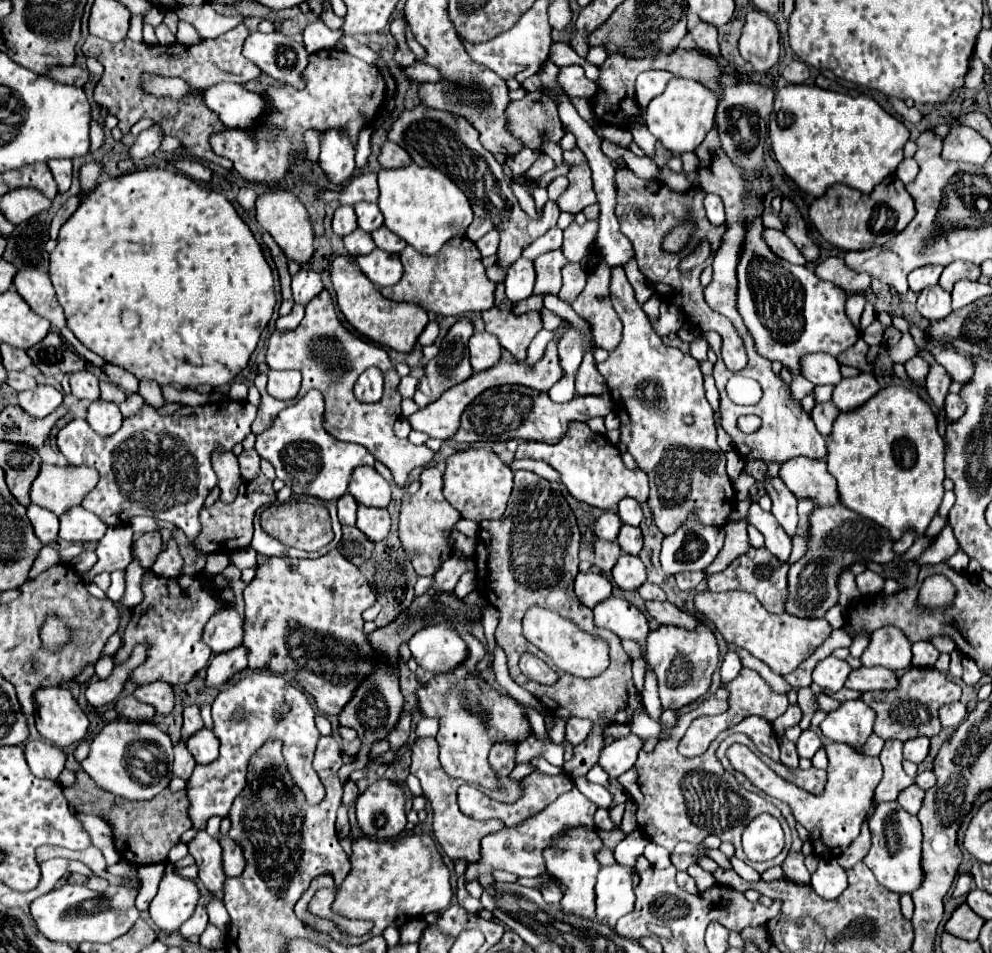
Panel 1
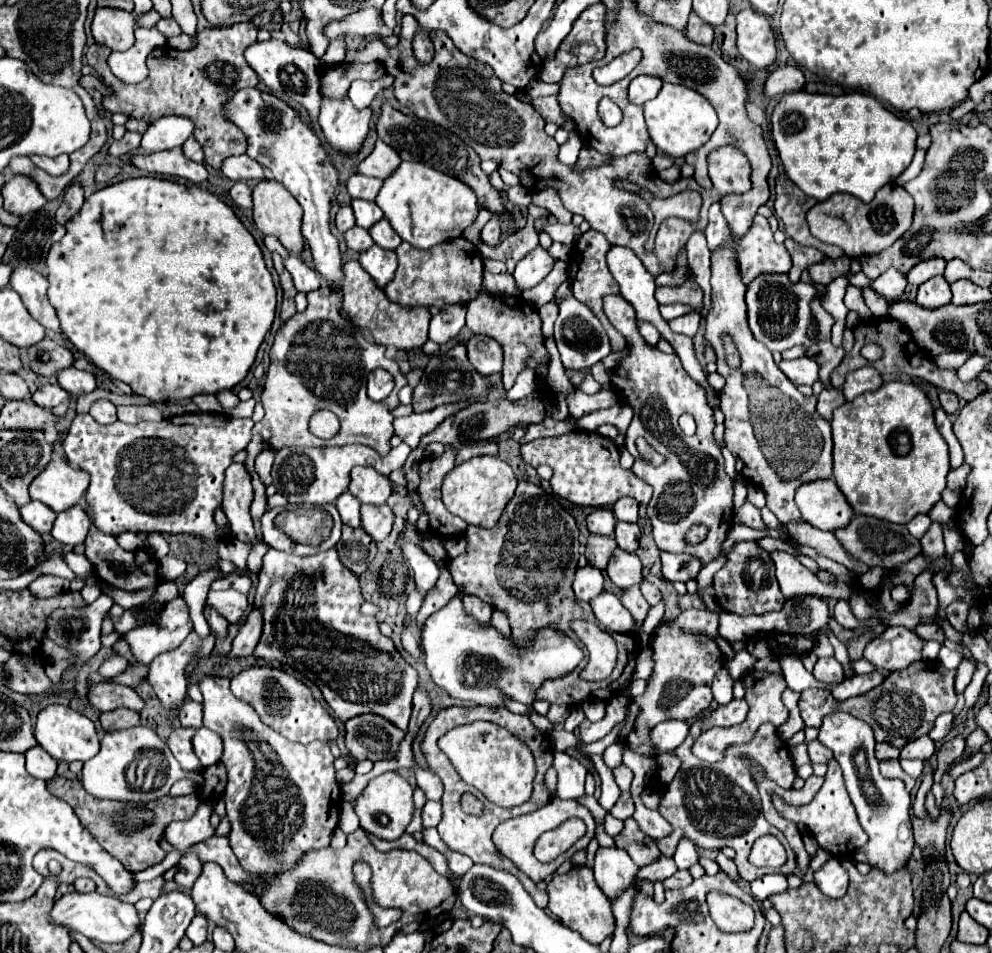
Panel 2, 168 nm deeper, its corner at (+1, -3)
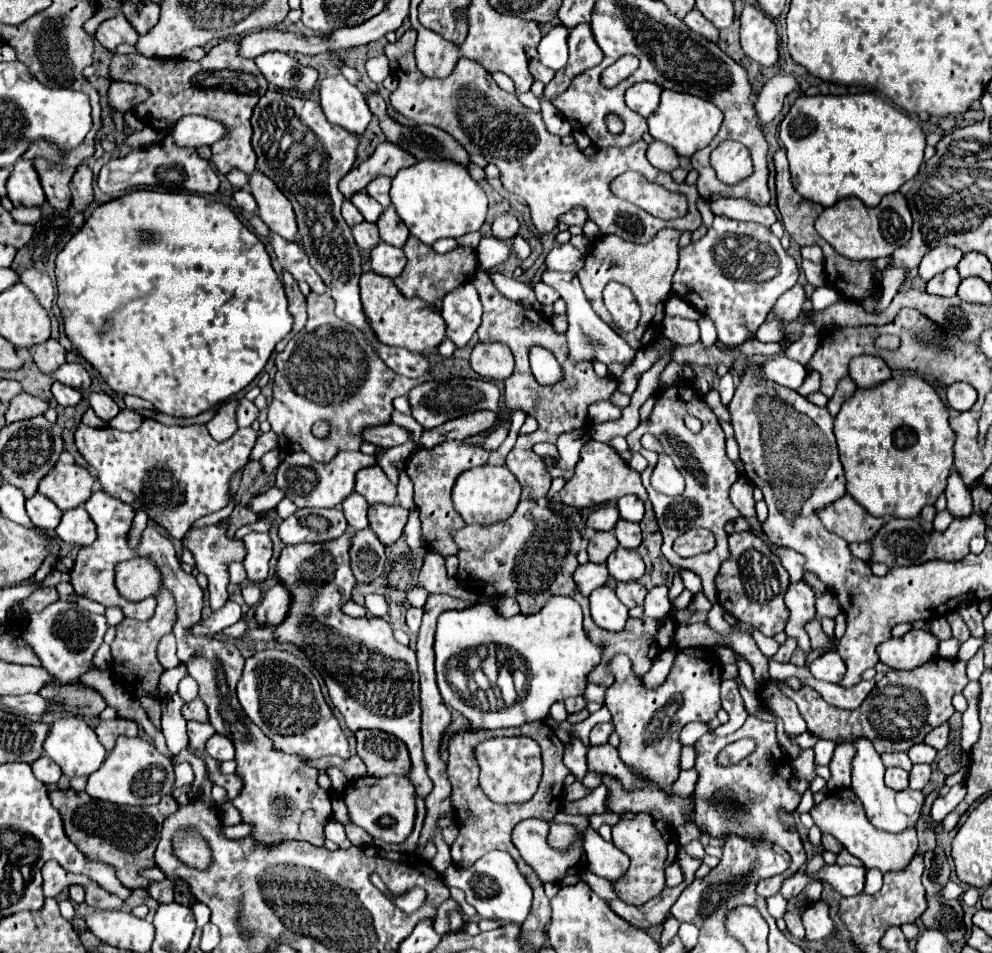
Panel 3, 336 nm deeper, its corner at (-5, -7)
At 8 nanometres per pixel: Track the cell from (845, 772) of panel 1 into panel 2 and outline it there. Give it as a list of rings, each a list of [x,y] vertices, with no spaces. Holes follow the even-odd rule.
[[[830,760],[826,782],[820,788],[820,792],[812,798],[810,804],[804,804],[804,806],[788,806],[780,798],[774,798],[774,806],[776,806],[776,810],[784,818],[788,818],[788,820],[792,820],[796,824],[804,824],[812,832],[812,836],[818,840],[820,848],[826,850],[826,852],[830,852],[832,856],[842,856],[842,852],[848,850],[848,844],[850,842],[852,842],[852,852],[858,850],[860,846],[864,846],[868,842],[868,836],[860,828],[860,822],[858,822],[856,812],[852,808],[852,802],[850,802],[850,796],[846,792],[844,778],[842,778],[842,772],[840,772],[840,766],[836,764],[836,760]]]

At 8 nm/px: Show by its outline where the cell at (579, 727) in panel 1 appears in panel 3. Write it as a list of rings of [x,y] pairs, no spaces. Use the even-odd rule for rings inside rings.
[[[612,722],[594,726],[594,728],[592,728],[592,732],[590,732],[590,742],[592,742],[592,746],[606,744],[606,742],[608,742],[608,738],[610,738],[610,732],[614,732],[614,724],[612,724]]]

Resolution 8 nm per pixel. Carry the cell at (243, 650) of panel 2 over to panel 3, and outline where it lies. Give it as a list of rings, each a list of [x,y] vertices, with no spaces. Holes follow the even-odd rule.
[[[282,584],[272,586],[262,598],[262,602],[256,606],[258,626],[268,626],[268,628],[278,626],[288,612],[288,604],[290,604],[288,590]]]

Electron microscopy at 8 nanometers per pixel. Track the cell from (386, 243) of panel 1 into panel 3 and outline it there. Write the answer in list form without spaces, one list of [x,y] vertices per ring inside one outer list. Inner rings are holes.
[[[386,208],[384,214],[378,220],[378,230],[380,230],[380,240],[386,244],[392,244],[396,248],[402,248],[408,240],[408,228],[402,224],[402,220],[396,216],[394,208]]]

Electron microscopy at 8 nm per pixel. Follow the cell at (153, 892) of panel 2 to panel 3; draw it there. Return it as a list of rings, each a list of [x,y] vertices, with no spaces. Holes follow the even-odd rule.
[[[68,872],[68,880],[64,884],[82,884],[86,888],[86,904],[98,910],[120,910],[124,906],[124,902],[118,896],[106,892],[96,882],[92,882],[88,876]]]

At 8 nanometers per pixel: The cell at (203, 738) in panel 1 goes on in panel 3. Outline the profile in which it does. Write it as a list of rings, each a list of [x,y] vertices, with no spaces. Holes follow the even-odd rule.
[[[214,734],[208,742],[206,742],[206,754],[212,756],[218,762],[224,760],[234,760],[234,744],[222,736],[222,734]]]

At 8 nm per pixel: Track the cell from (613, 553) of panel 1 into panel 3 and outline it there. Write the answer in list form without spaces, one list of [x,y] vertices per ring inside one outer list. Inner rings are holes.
[[[596,532],[594,538],[590,538],[590,542],[588,542],[590,562],[604,564],[608,560],[610,552],[614,552],[616,548],[618,548],[618,540],[614,540],[612,532]]]

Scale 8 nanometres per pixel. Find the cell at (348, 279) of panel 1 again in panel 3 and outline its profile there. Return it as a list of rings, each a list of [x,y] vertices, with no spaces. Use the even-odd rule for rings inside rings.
[[[364,272],[360,276],[360,298],[362,298],[362,308],[366,314],[368,326],[372,328],[374,336],[386,346],[400,346],[400,348],[424,354],[424,352],[436,350],[438,344],[446,338],[440,310],[422,300],[402,298],[392,278],[378,276],[374,272]]]

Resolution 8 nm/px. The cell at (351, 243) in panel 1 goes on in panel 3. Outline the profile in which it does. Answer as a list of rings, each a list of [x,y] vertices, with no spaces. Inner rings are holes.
[[[362,222],[362,224],[354,226],[352,236],[354,236],[358,248],[362,248],[362,250],[372,250],[380,242],[378,228],[376,228],[376,224],[370,224],[370,222]]]

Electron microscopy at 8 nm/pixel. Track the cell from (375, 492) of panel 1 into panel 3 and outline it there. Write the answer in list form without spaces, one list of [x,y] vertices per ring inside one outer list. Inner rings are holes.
[[[380,466],[362,468],[356,474],[356,488],[360,496],[364,496],[370,504],[384,504],[372,500],[396,500],[396,486],[386,478]]]

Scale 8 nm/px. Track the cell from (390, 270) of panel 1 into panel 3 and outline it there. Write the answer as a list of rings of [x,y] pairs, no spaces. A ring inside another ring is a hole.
[[[380,242],[372,252],[370,252],[370,266],[372,272],[388,278],[396,278],[404,266],[406,266],[406,256],[402,248],[390,246],[386,242]]]

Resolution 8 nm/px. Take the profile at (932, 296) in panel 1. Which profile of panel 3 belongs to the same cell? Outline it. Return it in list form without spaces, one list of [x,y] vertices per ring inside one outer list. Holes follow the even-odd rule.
[[[948,268],[946,272],[934,276],[926,288],[926,292],[934,294],[934,296],[954,296],[956,290],[958,290],[958,284],[960,284],[960,276],[956,272],[956,268]]]

